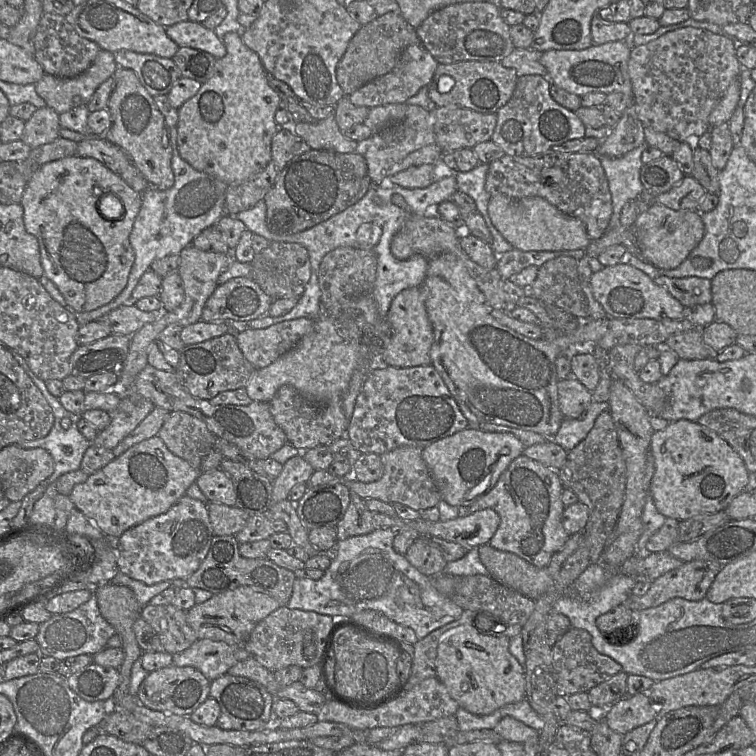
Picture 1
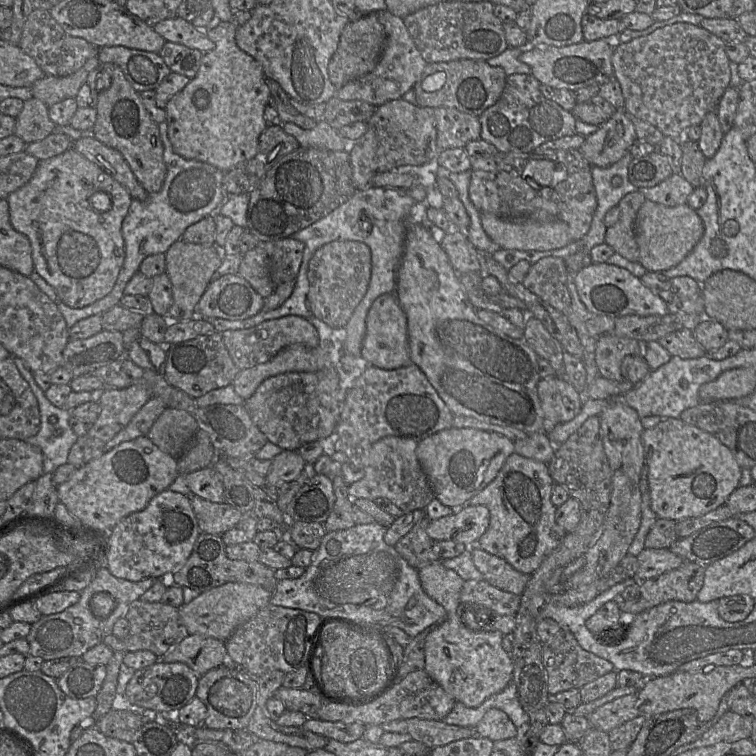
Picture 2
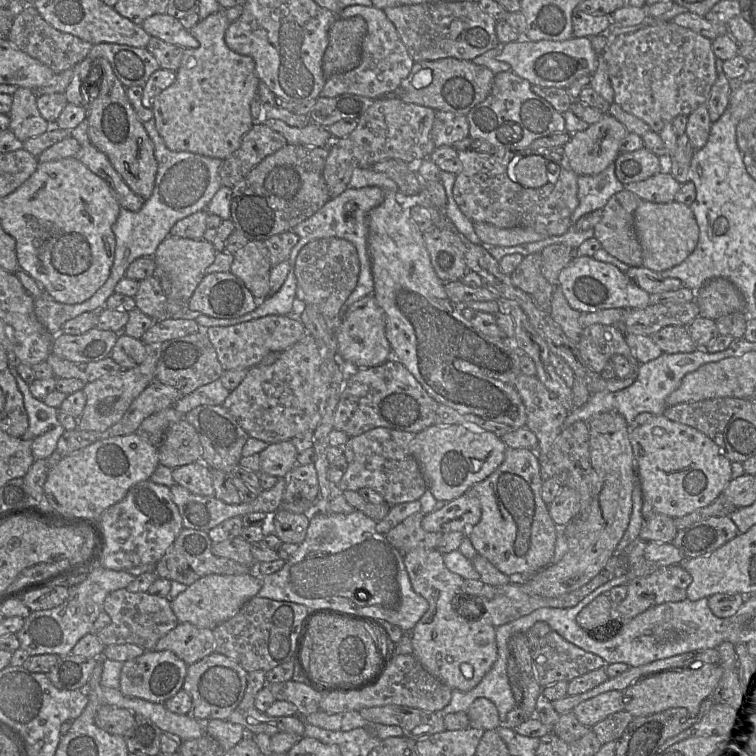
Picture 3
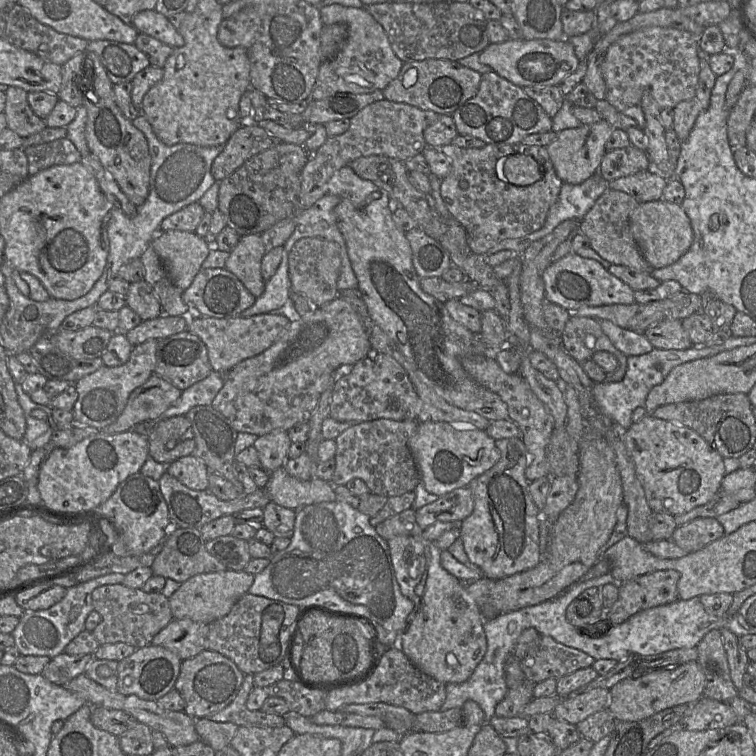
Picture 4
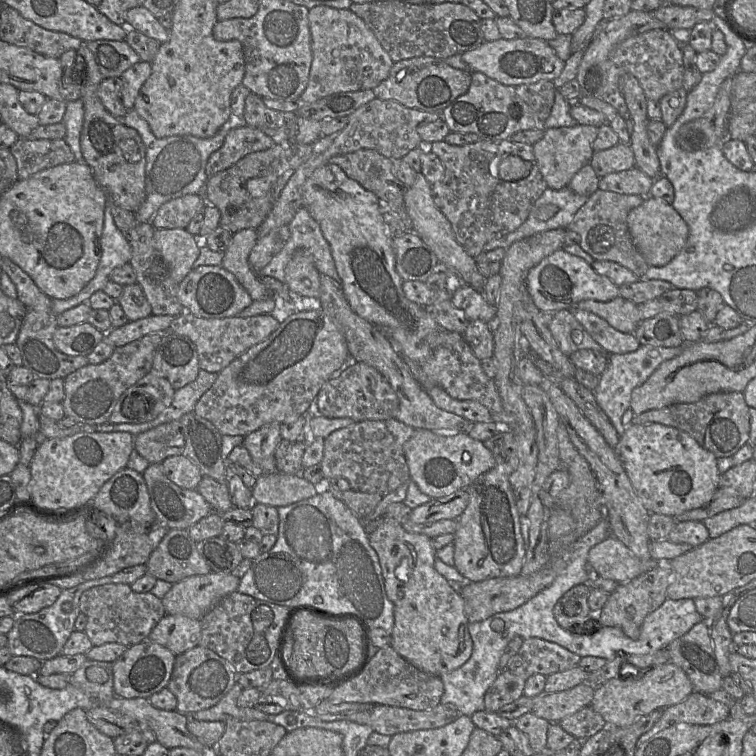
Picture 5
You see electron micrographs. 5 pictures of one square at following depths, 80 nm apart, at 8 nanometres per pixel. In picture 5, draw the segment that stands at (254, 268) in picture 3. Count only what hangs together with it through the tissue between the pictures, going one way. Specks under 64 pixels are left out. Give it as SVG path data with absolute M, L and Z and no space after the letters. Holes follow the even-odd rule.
M245 229L234 233L224 252L221 265L237 279L253 301L263 300L271 295L266 286L258 280L257 273L248 260L258 236L259 233L255 229Z

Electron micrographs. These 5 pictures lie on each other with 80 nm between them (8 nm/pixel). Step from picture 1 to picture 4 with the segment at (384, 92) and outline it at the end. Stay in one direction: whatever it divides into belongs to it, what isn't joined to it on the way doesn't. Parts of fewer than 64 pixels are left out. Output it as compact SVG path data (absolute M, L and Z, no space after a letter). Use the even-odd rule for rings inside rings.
M341 5L319 9L324 26L346 24L348 36L334 58L321 62L315 85L306 101L322 100L337 93L364 94L383 90L398 76L404 62L395 55L383 27L369 12Z

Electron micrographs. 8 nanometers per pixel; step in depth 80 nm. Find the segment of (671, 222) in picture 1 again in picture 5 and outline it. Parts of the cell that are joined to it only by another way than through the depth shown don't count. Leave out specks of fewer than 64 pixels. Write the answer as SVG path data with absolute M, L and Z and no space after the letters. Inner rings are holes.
M646 197L639 207L629 212L627 225L634 245L652 267L667 265L683 249L689 237L687 223L672 204L652 197Z

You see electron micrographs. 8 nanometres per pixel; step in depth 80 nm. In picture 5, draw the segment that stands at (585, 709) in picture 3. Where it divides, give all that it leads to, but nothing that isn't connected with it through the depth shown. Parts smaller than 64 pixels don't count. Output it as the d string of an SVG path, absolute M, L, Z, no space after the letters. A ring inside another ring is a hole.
M579 684L571 689L556 693L541 693L535 697L531 713L546 719L549 723L560 720L589 707L595 688L587 684Z

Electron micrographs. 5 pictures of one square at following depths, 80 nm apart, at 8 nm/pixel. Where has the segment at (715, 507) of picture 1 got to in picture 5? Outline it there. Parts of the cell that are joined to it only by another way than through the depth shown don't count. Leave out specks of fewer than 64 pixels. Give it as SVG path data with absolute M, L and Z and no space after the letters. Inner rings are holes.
M659 423L628 425L625 429L616 446L616 452L637 496L650 513L677 516L704 506L714 496L720 487L721 475L717 467L717 457L700 446L689 434Z

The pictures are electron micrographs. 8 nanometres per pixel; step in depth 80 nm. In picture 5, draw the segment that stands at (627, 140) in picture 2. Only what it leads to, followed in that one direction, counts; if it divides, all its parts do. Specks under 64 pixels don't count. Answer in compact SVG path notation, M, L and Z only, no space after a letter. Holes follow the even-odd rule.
M587 125L553 128L544 131L543 137L532 145L536 165L549 189L559 190L567 187L573 176L590 163L594 154L593 142L598 128Z

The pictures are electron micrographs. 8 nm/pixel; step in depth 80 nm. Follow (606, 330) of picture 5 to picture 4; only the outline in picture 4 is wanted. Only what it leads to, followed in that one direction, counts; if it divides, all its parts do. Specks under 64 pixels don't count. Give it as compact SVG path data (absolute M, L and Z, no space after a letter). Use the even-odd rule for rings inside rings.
M609 320L598 321L611 343L627 357L647 354L654 349L643 333L618 327Z

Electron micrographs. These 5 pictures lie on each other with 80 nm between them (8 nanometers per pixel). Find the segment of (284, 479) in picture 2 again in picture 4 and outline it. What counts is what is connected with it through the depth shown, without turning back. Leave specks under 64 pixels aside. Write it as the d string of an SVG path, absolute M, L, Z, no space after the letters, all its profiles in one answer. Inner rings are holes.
M275 430L258 436L253 447L258 451L261 467L271 473L284 466L291 444L286 431Z

